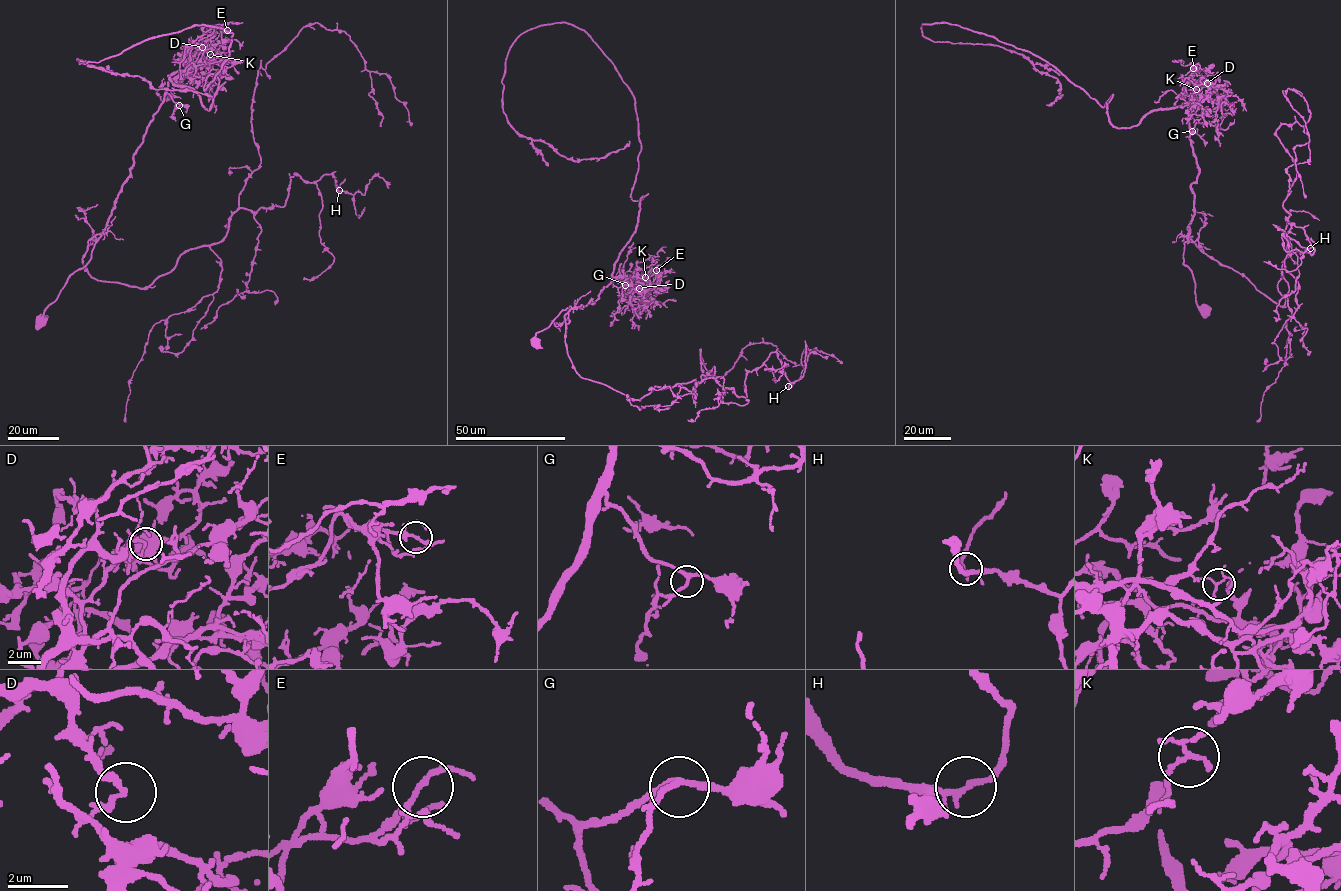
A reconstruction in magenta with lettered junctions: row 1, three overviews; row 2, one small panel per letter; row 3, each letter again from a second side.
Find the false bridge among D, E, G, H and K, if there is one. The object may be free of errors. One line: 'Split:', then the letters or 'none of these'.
Split: D

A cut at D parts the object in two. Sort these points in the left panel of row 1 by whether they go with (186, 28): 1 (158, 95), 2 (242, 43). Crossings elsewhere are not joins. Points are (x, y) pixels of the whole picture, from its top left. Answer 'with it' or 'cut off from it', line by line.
1: cut off from it
2: cut off from it

